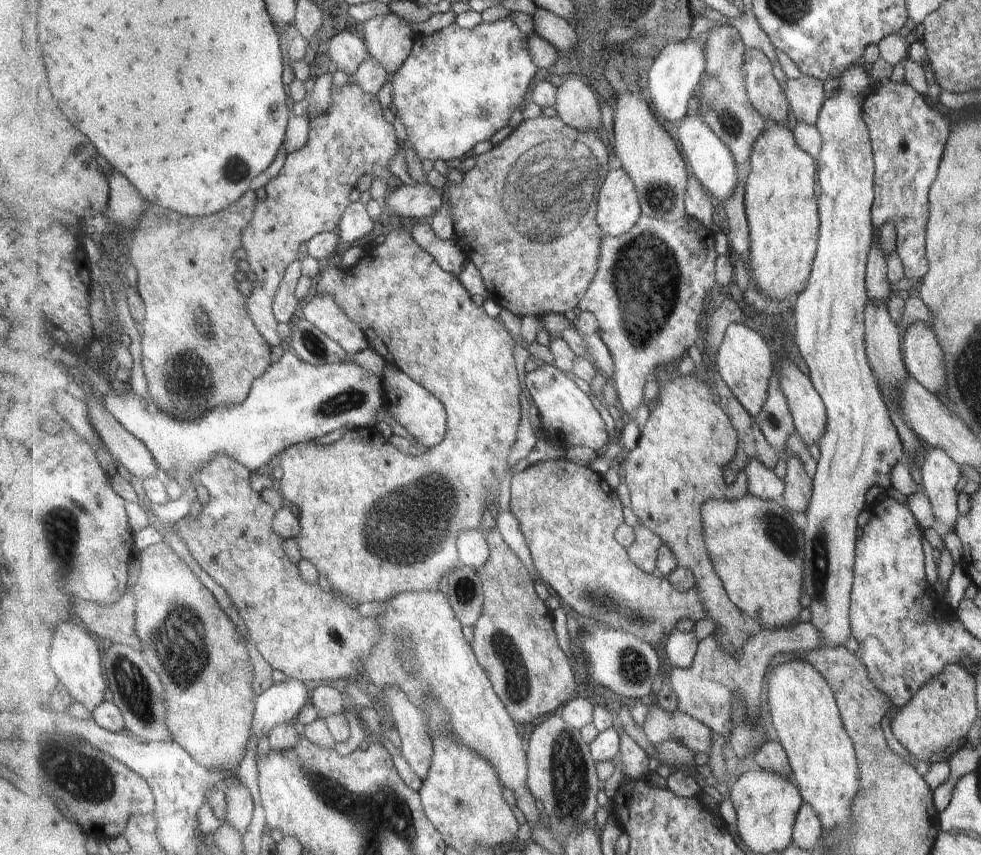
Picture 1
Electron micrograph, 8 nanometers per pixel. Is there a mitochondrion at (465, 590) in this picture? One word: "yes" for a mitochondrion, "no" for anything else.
yes

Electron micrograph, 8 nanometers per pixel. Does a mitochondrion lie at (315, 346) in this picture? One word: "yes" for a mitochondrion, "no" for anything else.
yes

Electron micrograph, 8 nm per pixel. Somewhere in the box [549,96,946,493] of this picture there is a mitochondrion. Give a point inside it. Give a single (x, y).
(646, 277)

